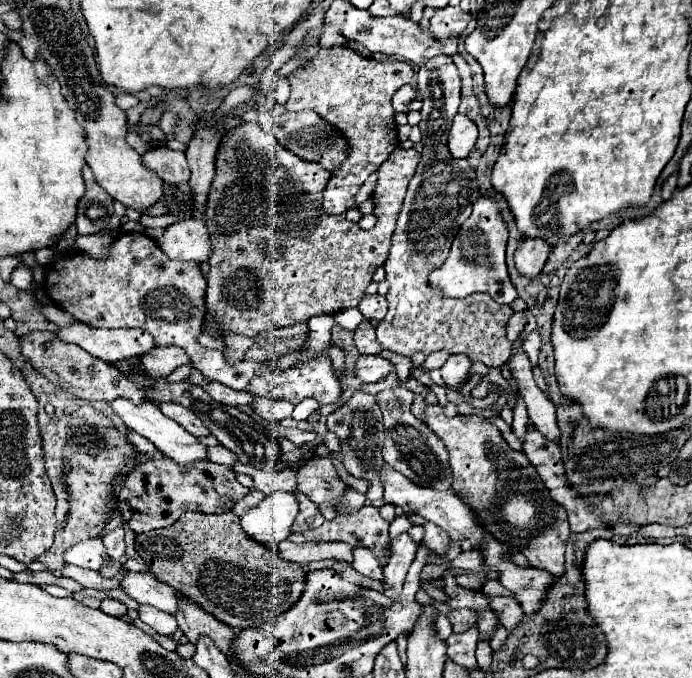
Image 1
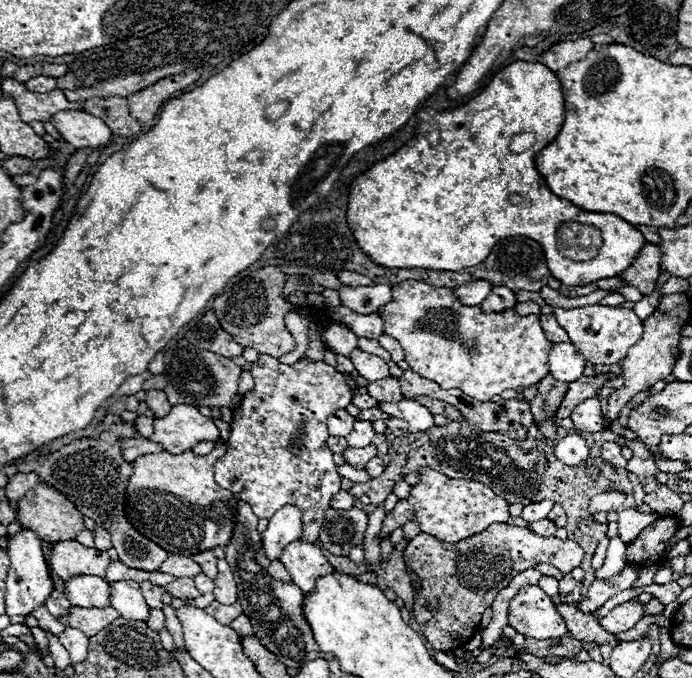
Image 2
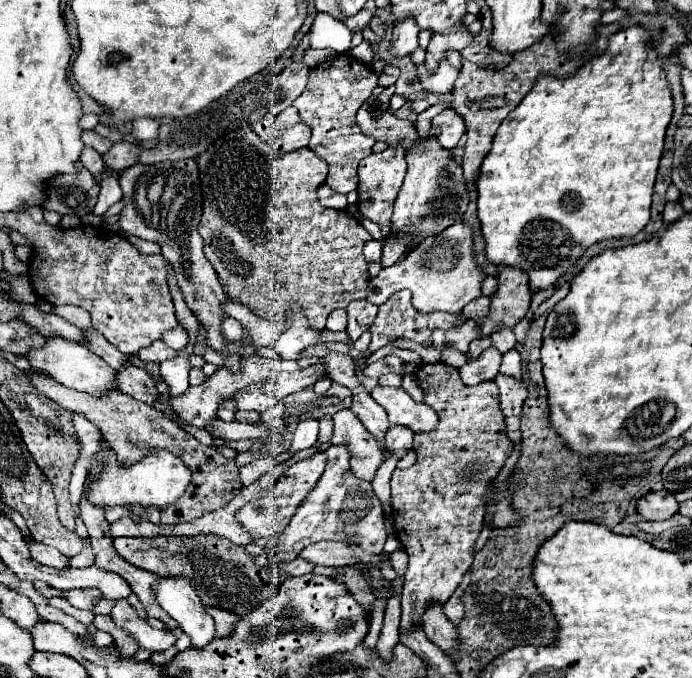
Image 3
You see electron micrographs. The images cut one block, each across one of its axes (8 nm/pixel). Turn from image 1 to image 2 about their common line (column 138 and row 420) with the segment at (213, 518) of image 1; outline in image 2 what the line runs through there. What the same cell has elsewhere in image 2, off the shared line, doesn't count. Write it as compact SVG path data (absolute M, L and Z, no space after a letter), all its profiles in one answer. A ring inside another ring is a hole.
M548 374L544 376L544 380L540 380L538 392L530 402L530 412L534 416L534 422L538 422L536 424L538 430L548 440L556 440L556 410L564 400L566 392L568 384L560 384L560 380L554 380Z

